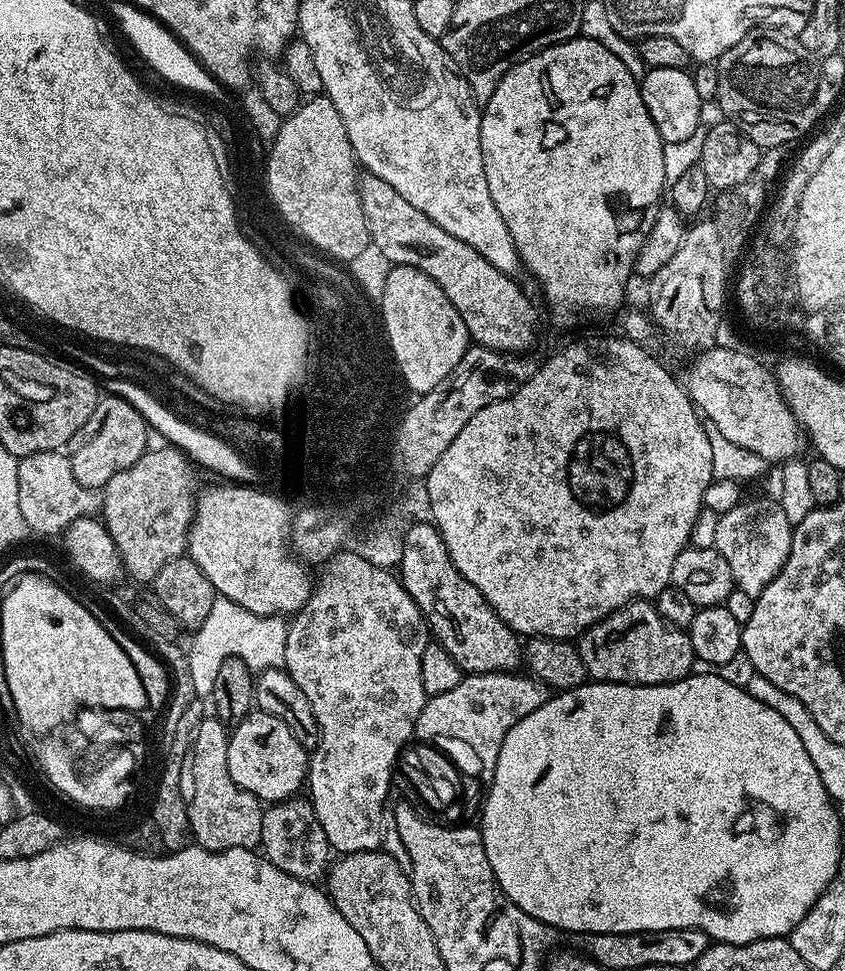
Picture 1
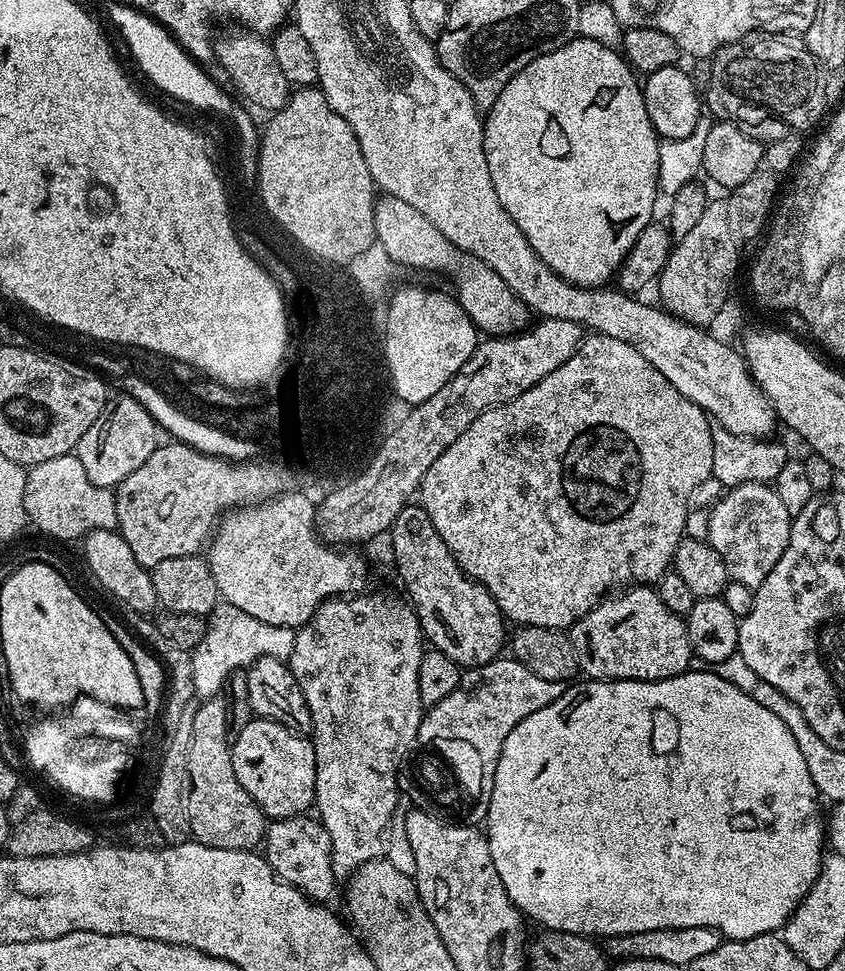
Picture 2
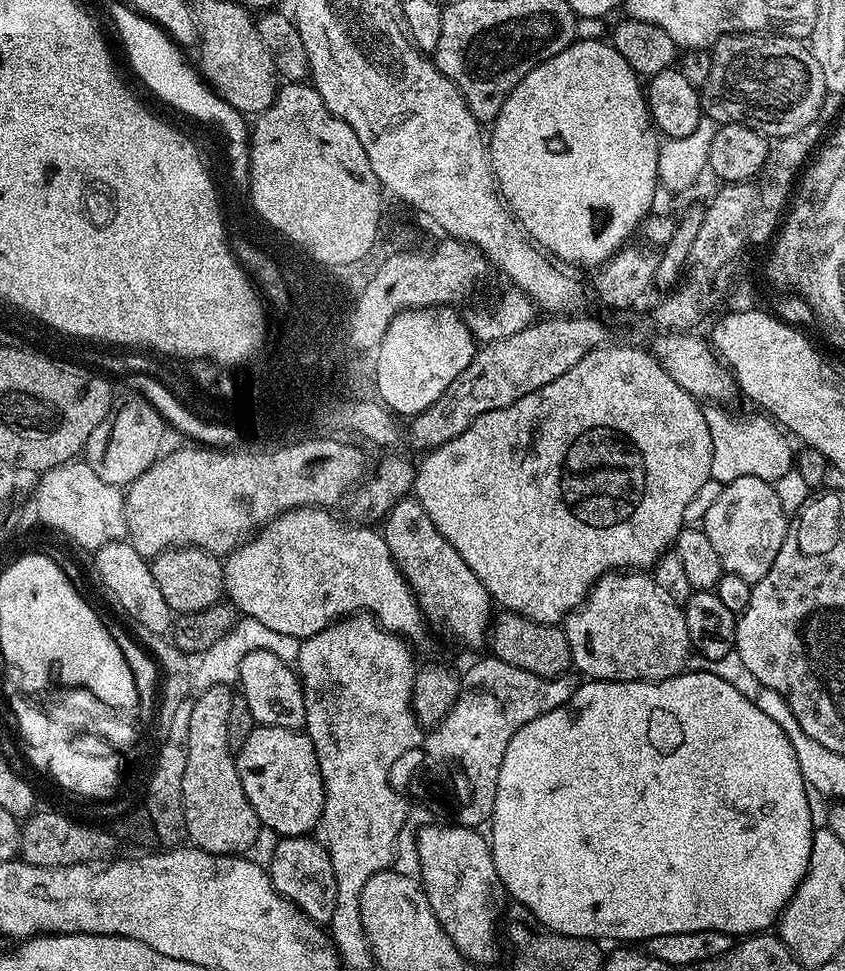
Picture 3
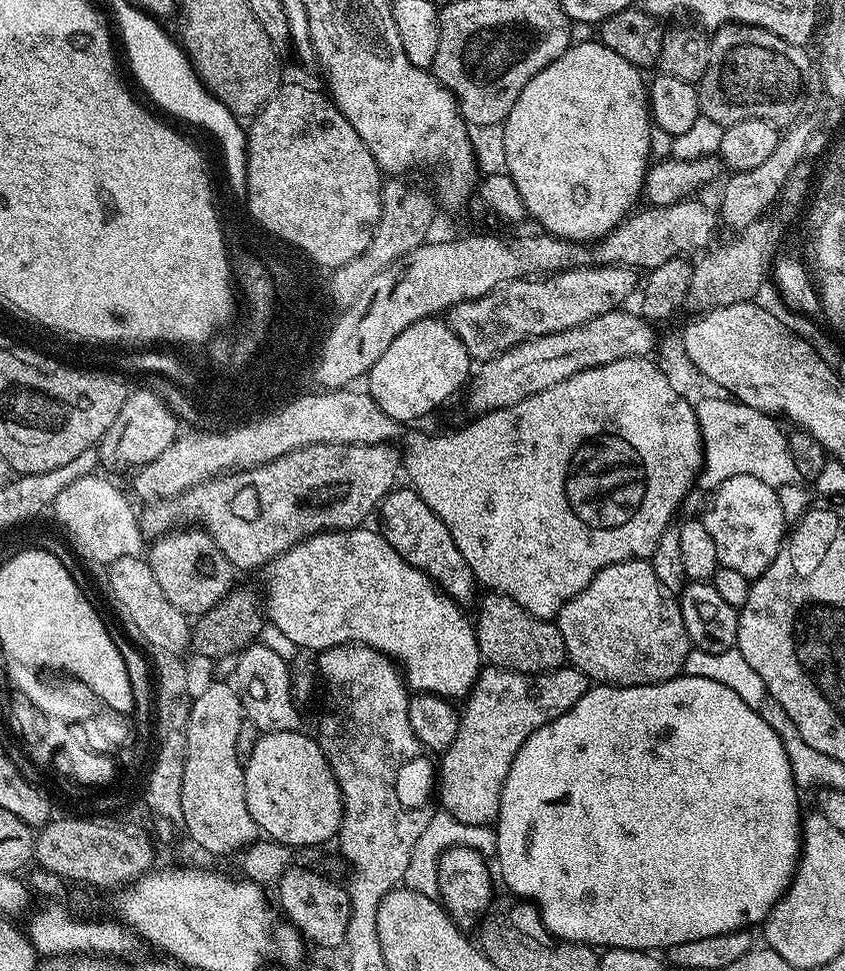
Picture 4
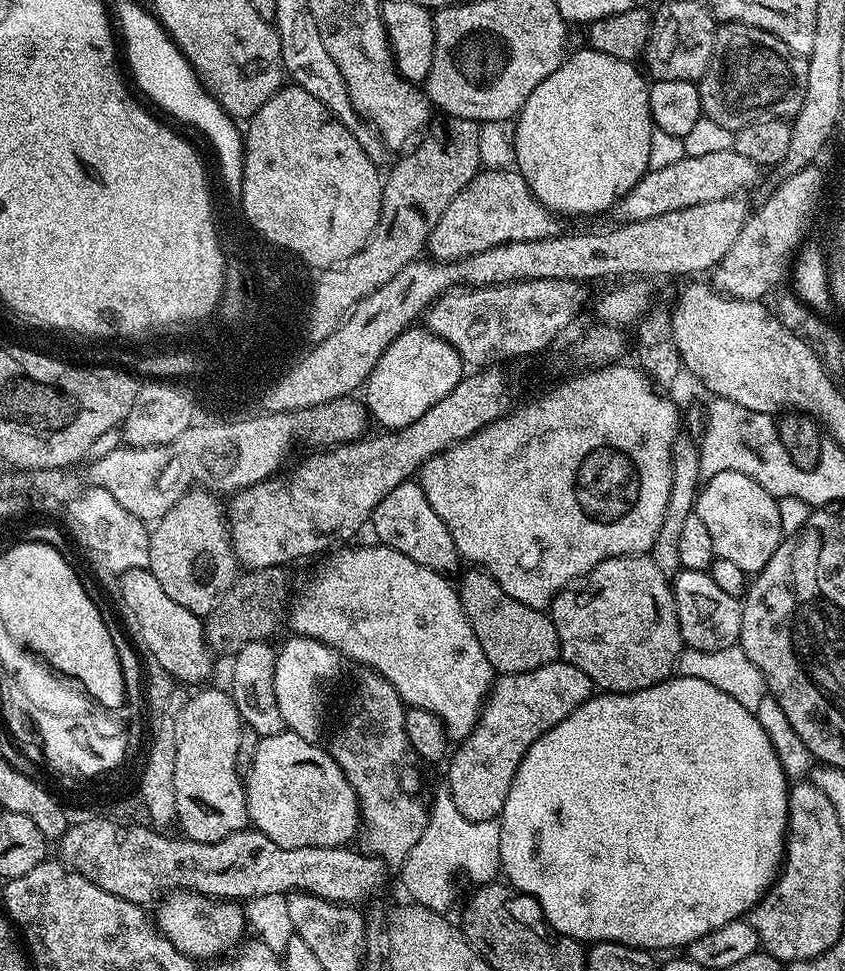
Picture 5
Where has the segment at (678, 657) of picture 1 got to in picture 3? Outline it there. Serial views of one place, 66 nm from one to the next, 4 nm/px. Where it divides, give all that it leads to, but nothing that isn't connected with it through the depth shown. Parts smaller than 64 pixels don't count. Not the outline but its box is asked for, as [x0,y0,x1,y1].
[562,570,693,680]

